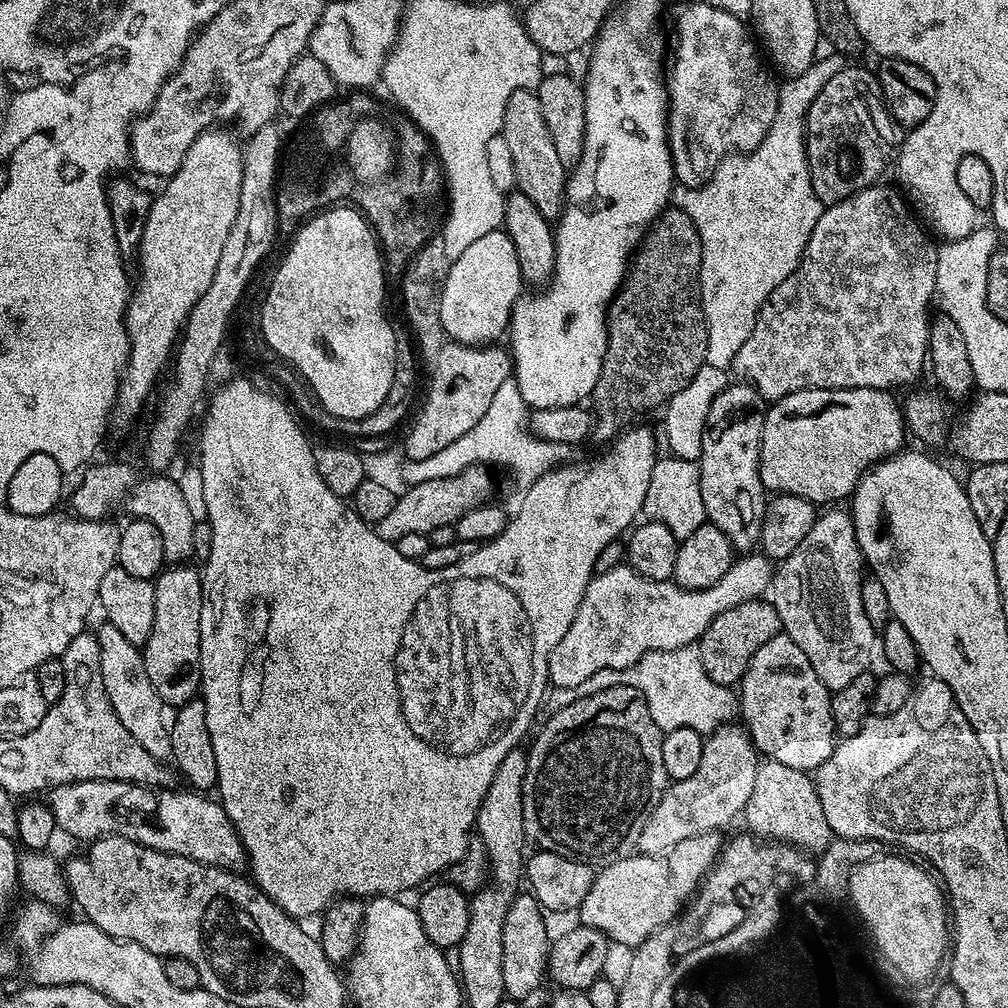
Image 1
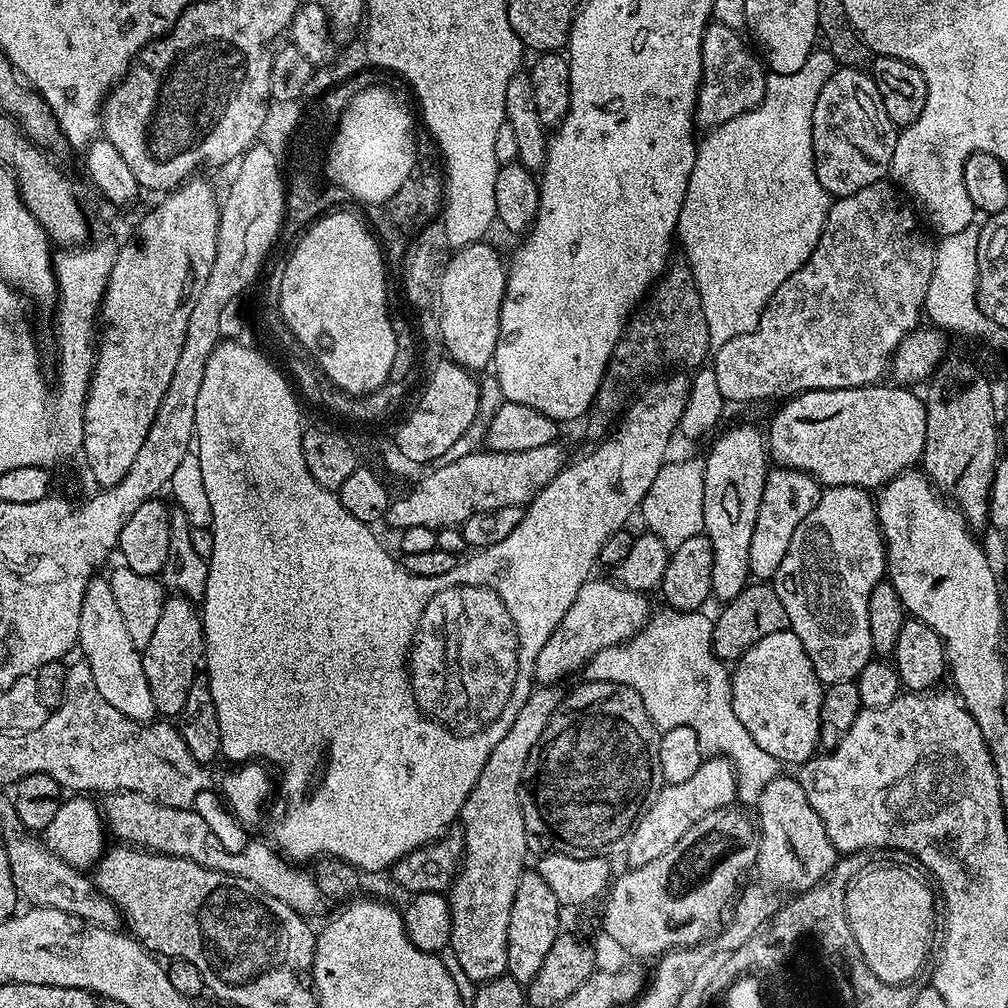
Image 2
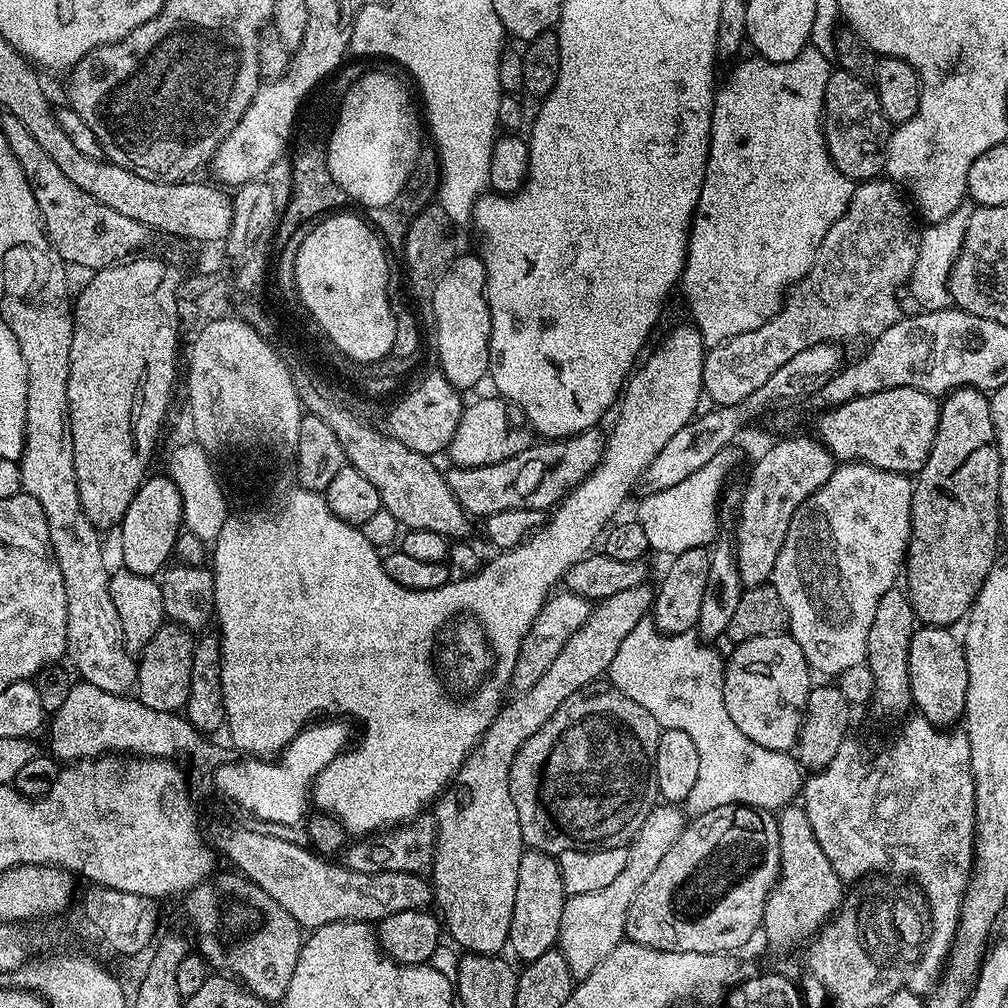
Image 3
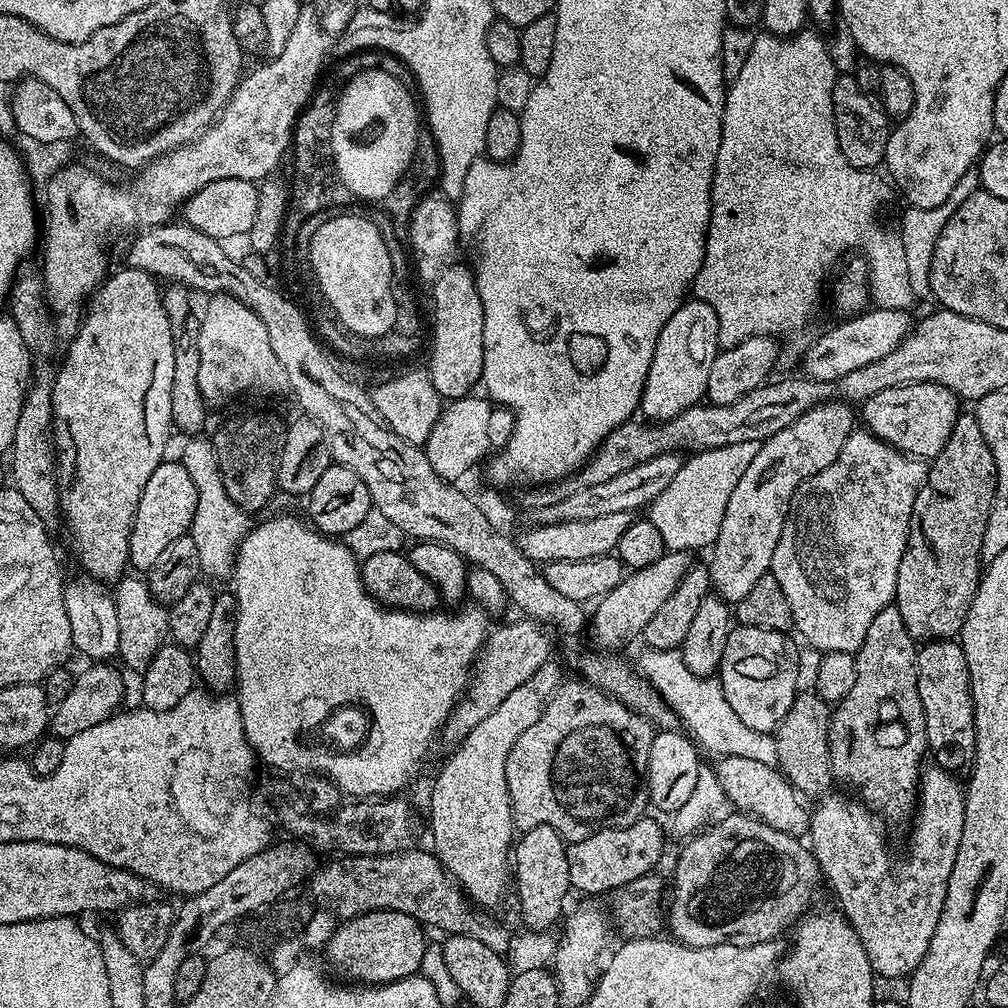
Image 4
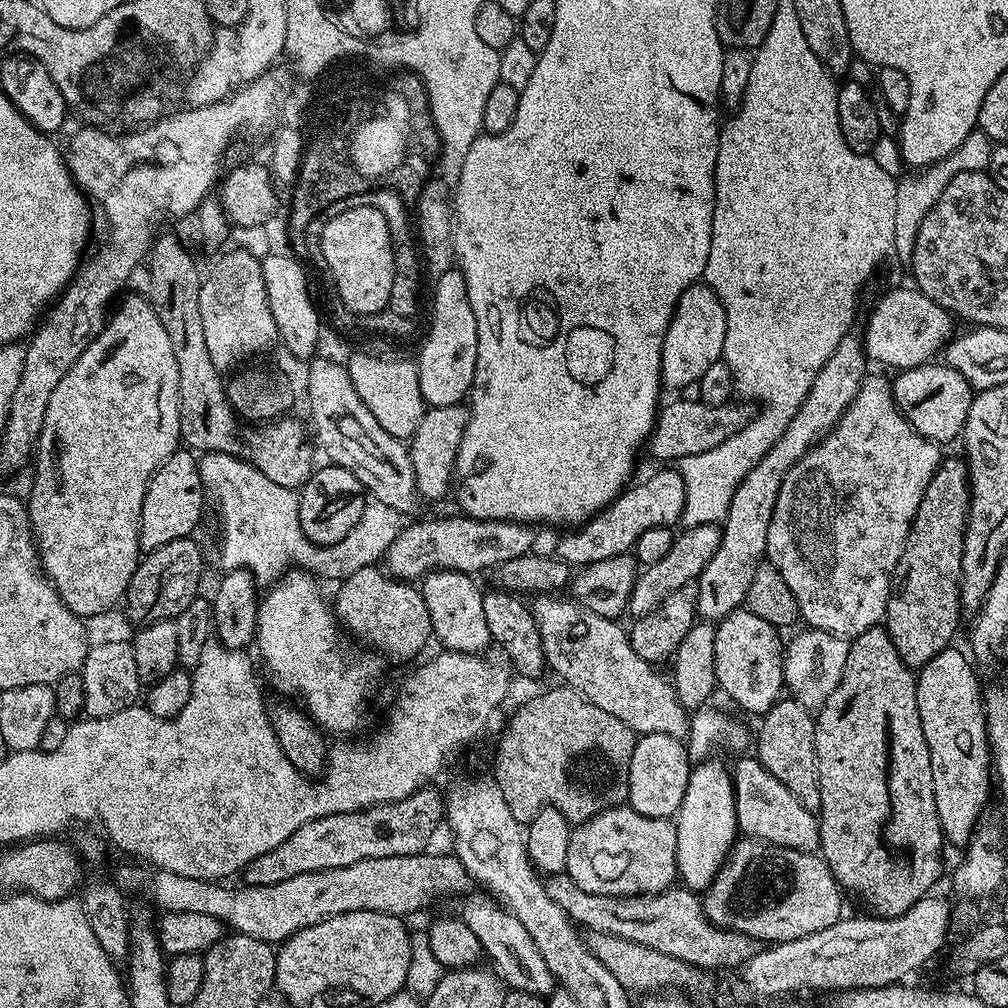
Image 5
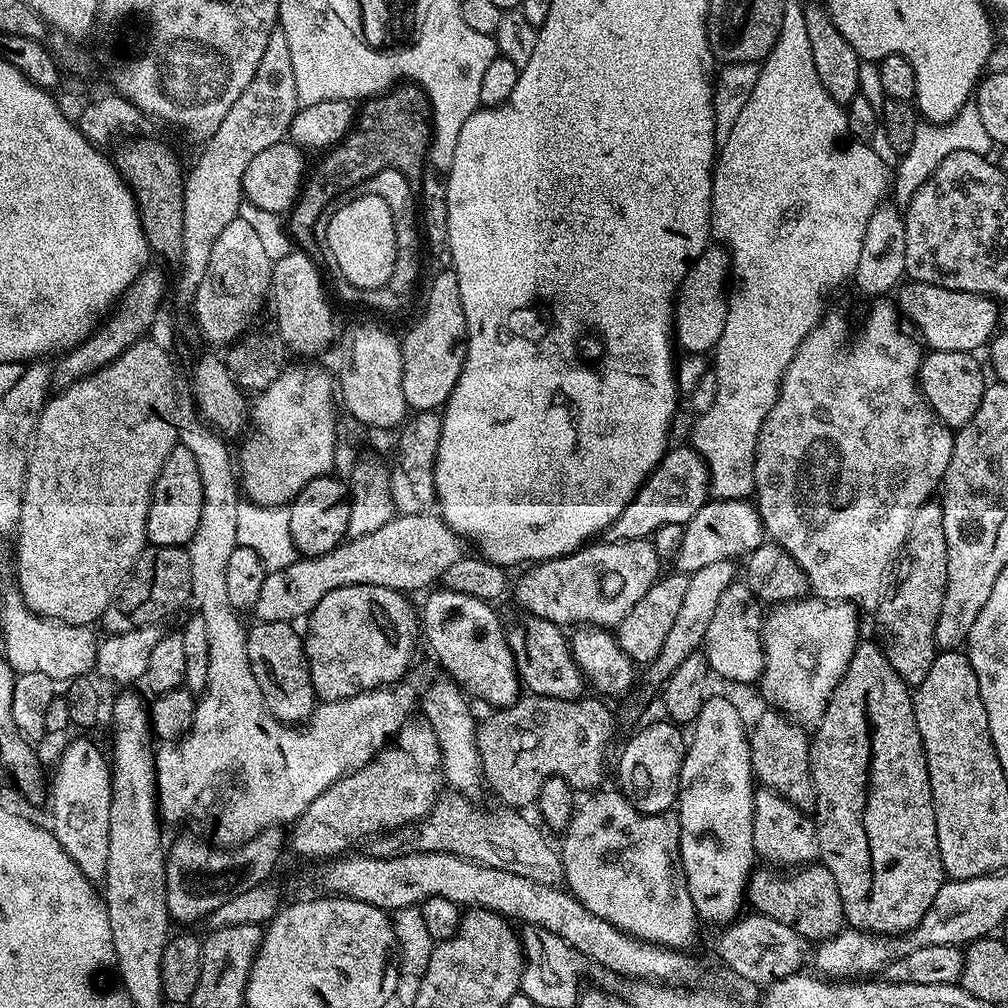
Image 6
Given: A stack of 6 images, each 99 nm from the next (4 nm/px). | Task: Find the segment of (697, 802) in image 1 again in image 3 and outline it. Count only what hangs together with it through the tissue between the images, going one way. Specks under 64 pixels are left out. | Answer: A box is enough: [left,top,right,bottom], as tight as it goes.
[558,802,686,981]

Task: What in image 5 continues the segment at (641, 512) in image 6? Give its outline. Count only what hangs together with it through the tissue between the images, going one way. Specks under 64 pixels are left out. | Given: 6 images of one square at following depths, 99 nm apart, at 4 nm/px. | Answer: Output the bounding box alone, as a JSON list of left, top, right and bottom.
[557,470,686,566]

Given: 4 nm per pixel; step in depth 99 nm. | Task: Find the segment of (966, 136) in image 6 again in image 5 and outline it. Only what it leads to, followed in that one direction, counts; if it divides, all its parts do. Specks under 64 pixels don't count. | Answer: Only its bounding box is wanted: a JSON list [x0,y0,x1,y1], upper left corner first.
[894,130,993,266]

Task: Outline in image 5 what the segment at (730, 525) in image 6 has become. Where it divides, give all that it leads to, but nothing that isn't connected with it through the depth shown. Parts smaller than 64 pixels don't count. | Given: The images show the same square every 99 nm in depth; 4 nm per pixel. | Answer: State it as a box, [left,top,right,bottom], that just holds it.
[626,524,722,617]

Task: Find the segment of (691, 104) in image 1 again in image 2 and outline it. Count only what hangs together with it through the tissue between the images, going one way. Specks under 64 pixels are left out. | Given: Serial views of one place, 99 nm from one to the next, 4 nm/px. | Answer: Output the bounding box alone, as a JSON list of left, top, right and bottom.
[695,22,766,130]

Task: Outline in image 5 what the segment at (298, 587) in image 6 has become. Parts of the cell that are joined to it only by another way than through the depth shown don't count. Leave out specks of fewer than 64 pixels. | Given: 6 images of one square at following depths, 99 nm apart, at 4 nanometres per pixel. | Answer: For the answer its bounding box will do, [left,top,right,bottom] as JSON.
[384,514,537,581]

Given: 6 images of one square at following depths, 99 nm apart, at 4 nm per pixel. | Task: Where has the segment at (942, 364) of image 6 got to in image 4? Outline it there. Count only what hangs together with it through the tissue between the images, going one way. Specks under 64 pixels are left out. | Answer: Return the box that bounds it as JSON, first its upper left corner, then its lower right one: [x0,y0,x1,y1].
[862,382,962,462]

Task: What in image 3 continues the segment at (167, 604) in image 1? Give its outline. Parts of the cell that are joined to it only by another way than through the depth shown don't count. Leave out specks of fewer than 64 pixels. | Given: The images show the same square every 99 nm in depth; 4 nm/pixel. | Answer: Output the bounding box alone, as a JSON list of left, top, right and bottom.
[135,622,196,713]

